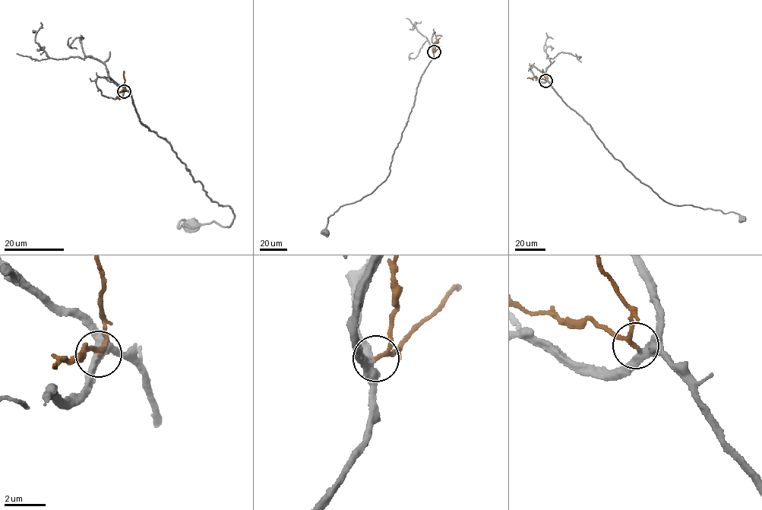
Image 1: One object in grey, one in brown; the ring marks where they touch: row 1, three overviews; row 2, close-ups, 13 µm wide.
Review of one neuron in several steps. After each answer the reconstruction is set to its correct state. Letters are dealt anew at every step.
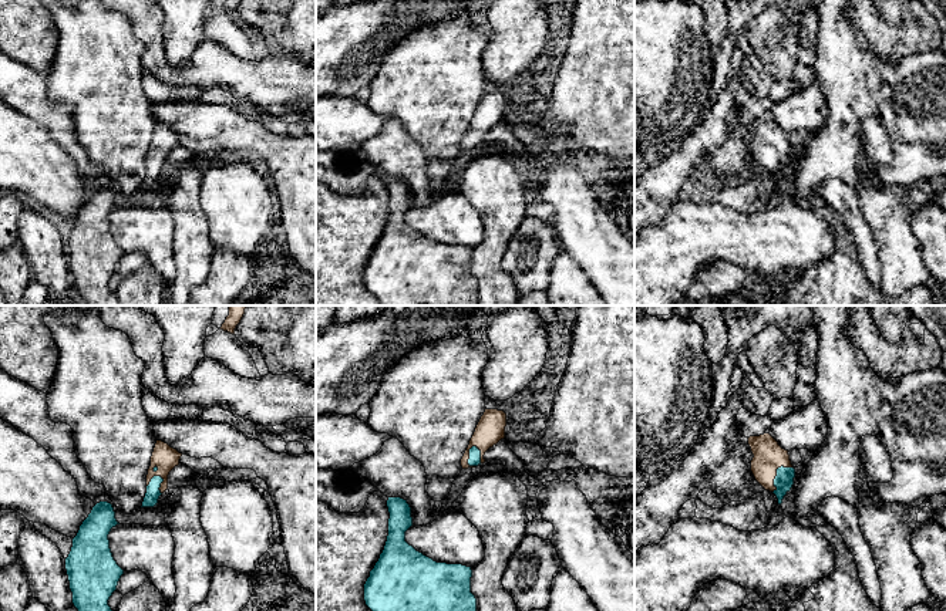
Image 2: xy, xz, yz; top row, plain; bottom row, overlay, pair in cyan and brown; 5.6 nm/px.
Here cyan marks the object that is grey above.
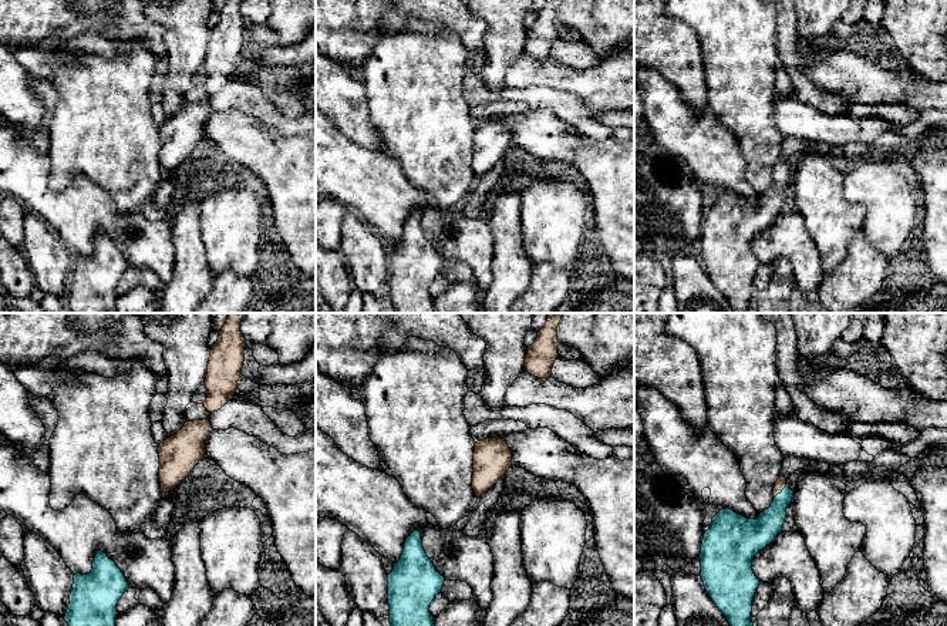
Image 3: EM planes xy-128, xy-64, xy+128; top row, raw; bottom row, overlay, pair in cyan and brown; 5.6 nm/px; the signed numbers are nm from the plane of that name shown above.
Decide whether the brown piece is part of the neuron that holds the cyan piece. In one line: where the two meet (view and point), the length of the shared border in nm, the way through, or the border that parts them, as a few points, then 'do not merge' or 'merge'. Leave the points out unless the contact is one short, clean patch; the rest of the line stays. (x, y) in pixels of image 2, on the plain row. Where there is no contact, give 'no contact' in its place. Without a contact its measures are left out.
xz (470, 137) | 130 nm | across xz (474, 141), (470, 137), (491, 110) | merge

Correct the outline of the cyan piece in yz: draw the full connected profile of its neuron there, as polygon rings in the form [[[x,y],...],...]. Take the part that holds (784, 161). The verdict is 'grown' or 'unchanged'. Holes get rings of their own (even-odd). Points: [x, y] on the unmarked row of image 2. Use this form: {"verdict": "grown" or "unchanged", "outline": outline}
{"verdict": "grown", "outline": [[[770,115],[750,118],[748,126],[754,136],[751,153],[755,162],[765,172],[772,173],[781,186],[795,159],[788,132],[782,131]]]}

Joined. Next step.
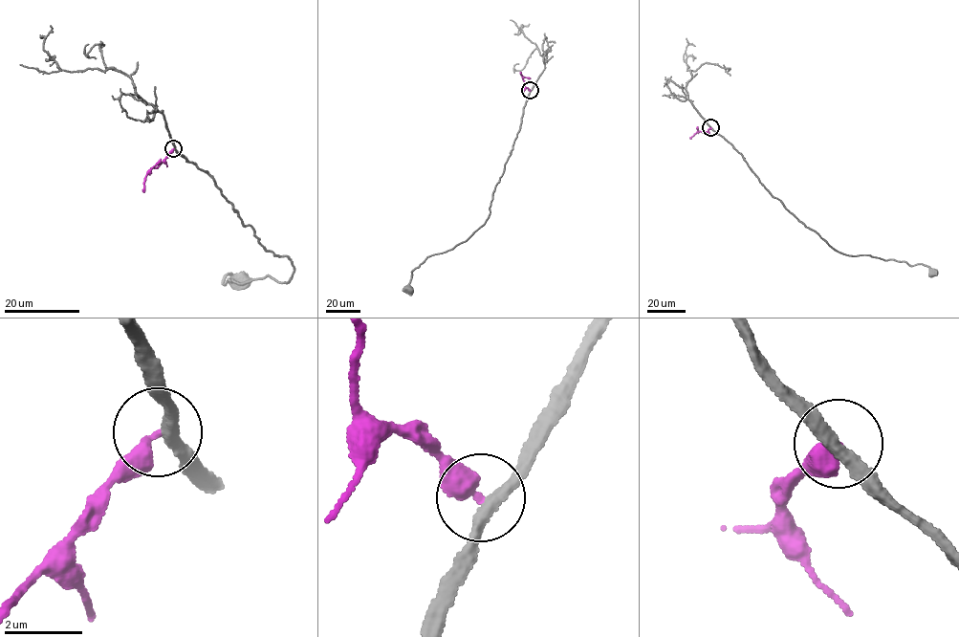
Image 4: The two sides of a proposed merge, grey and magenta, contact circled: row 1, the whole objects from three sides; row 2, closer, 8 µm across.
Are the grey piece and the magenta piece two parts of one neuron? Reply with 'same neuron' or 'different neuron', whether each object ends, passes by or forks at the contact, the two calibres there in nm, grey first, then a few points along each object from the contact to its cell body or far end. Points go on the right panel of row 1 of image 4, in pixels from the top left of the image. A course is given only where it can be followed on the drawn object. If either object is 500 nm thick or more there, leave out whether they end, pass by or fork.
different neuron | grey passes by | magenta ends | 300/380 nm | grey via (710, 127), (740, 152), (773, 197), (829, 245), (850, 255), (928, 266), (933, 273) | magenta via (711, 127), (690, 137)

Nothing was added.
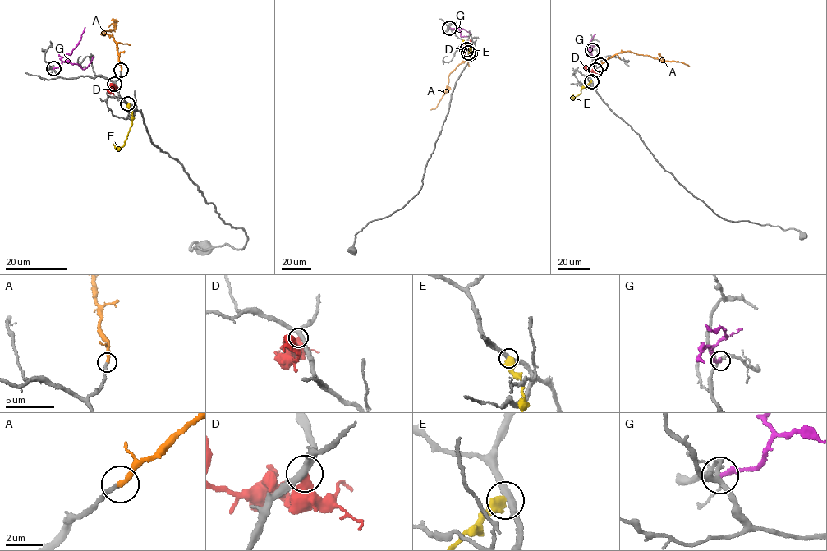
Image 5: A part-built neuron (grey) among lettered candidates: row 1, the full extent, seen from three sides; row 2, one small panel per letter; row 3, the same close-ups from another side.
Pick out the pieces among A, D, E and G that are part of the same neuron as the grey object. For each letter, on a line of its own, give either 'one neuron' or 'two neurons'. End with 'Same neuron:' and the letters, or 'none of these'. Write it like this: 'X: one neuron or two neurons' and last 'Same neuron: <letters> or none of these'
A: one neuron
D: two neurons
E: two neurons
G: two neurons
Same neuron: A

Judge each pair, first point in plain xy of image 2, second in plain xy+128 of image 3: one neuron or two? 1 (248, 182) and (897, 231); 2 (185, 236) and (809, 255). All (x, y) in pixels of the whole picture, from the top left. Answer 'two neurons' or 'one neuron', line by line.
1: one neuron
2: two neurons

